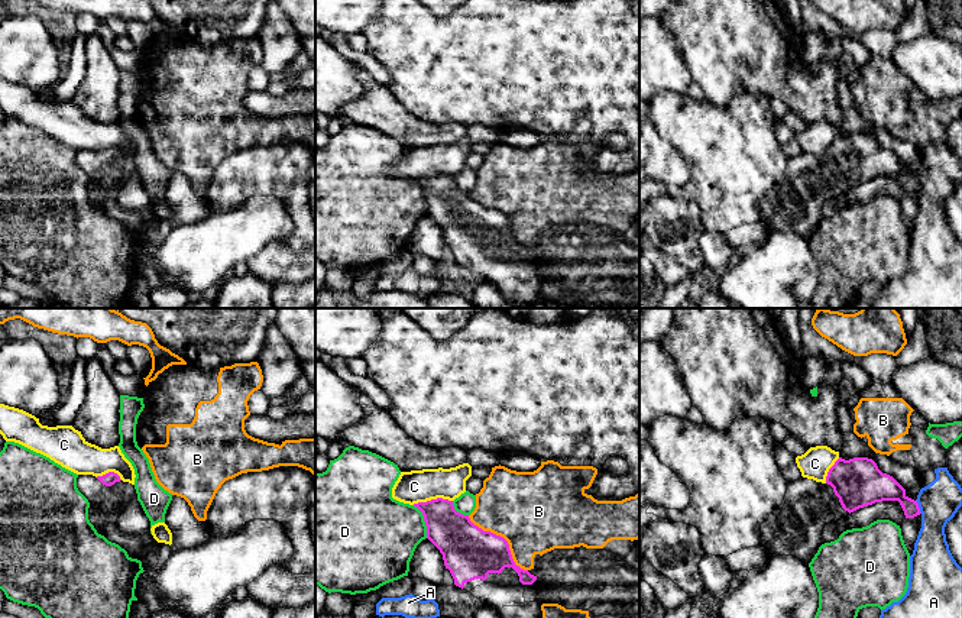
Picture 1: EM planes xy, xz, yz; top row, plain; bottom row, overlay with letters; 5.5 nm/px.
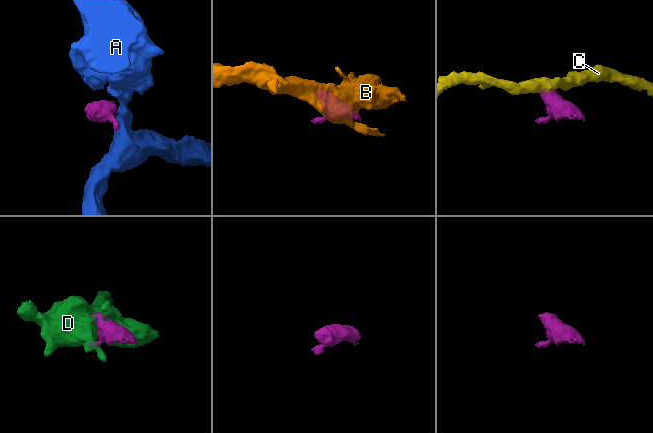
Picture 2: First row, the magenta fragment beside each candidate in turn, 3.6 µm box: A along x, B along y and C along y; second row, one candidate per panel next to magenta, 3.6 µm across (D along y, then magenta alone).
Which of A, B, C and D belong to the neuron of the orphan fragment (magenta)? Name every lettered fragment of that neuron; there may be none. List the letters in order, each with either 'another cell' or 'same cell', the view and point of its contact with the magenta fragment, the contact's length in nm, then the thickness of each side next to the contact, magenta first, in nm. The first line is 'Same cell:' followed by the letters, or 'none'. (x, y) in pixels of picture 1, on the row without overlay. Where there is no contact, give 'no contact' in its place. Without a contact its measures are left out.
Same cell: none
A: another cell | yz (917, 183) | 90 nm | 170/220 nm
B: another cell | xz (504, 214) | 460 nm | 300/460 nm
C: another cell | xz (431, 175) | 220 nm | 240/180 nm
D: another cell | xz (424, 196) | 200 nm | 260/400 nm

